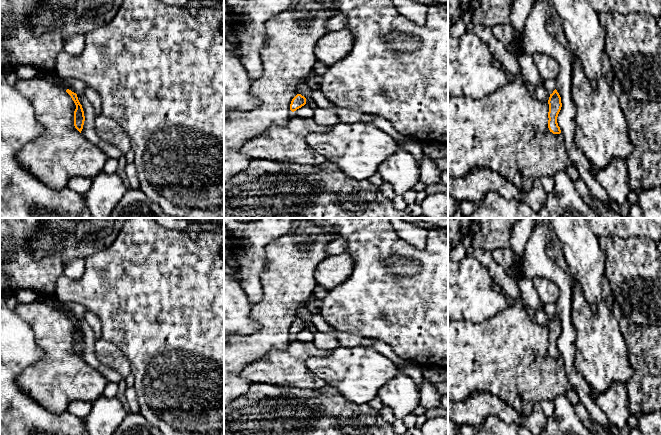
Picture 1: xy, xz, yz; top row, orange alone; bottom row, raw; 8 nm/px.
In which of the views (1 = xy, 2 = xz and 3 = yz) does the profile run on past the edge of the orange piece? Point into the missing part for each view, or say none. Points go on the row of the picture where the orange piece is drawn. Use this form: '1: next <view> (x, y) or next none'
1: next none
2: next none
3: next none

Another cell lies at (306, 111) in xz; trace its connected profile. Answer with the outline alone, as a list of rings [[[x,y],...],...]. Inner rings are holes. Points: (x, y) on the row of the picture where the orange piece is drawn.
[[[305,104],[301,108],[294,111],[293,115],[299,118],[312,118],[314,115],[314,109],[312,109],[308,104]]]

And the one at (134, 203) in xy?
[[[128,188],[109,218],[173,218],[165,214],[159,205],[151,201],[140,189]]]

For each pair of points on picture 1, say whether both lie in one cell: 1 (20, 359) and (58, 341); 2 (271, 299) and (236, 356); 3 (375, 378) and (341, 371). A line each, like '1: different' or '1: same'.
1: different
2: same
3: same

